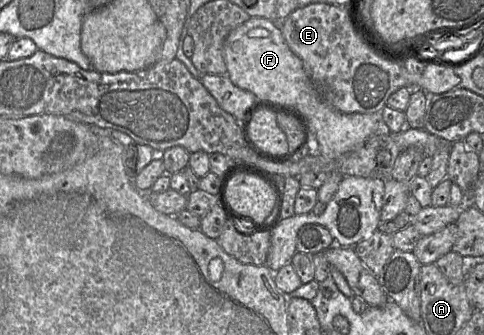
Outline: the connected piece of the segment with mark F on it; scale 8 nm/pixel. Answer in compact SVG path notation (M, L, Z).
M250 17L226 37L223 56L226 75L235 86L253 93L257 98L290 104L301 111L313 135L314 150L324 156L338 158L362 145L372 135L390 133L381 112L345 114L328 105L306 73L301 59L288 47L278 23Z

